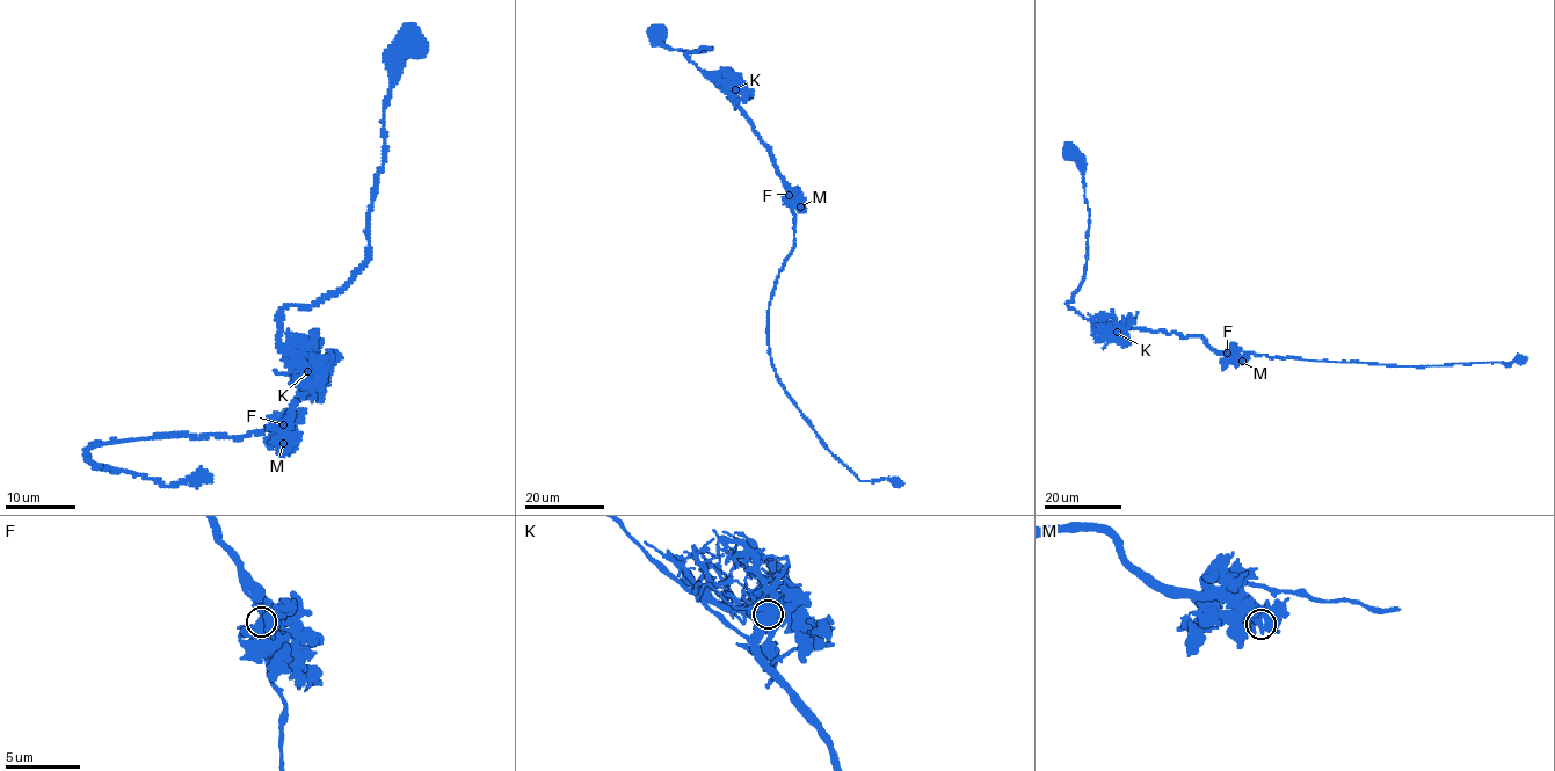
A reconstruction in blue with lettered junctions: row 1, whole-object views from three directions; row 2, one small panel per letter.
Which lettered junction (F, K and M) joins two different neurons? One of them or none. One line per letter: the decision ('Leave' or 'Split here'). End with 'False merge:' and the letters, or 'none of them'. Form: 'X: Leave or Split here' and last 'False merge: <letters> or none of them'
F: Leave
K: Leave
M: Leave
False merge: none of them

